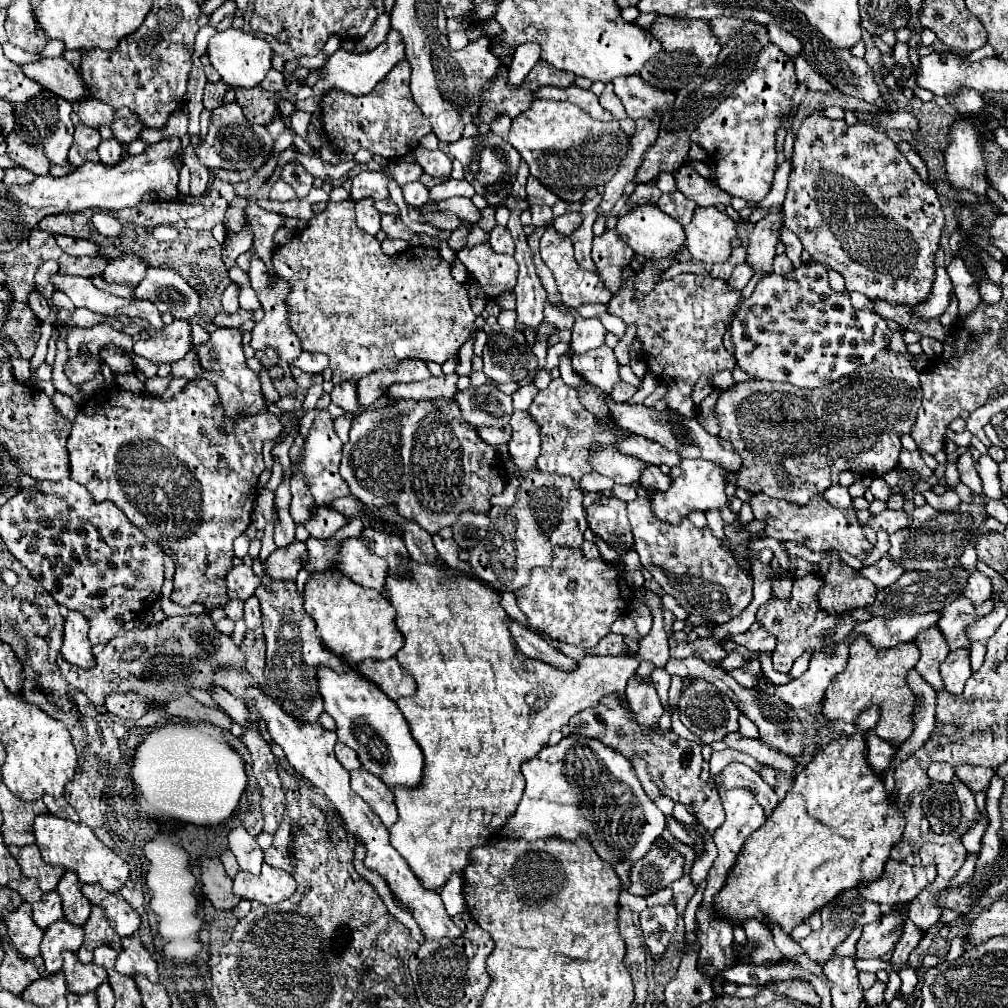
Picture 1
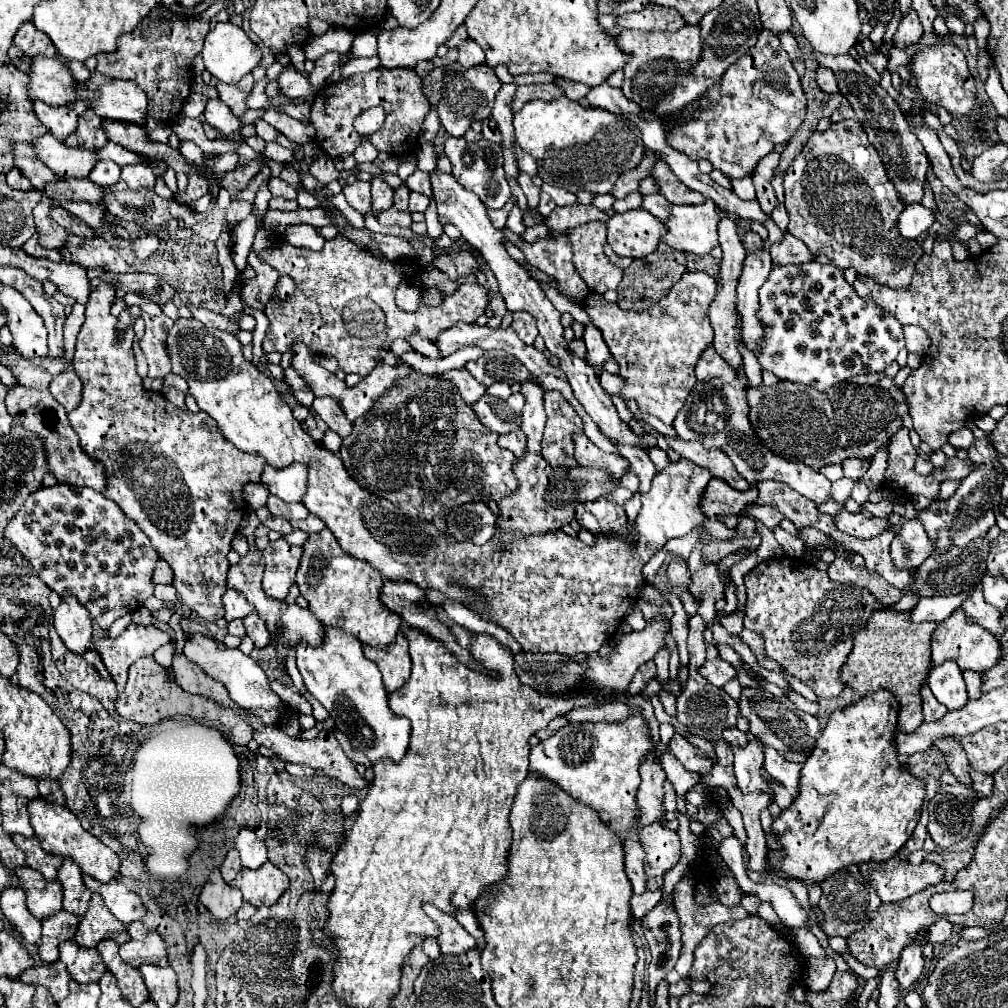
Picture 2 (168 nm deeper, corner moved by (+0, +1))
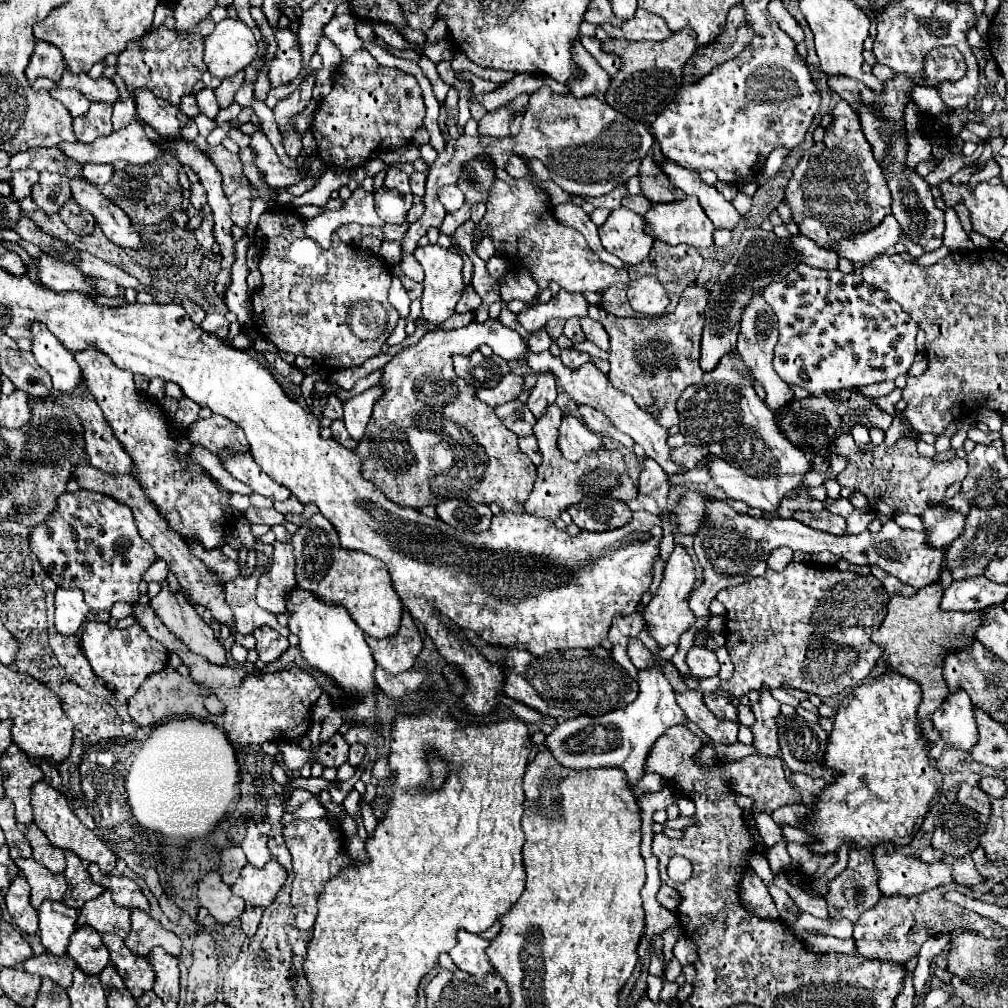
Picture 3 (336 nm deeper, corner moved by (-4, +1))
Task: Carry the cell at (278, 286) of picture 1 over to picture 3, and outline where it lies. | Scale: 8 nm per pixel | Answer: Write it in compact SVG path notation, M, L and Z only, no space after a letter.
M377 385L377 387L371 387L363 393L359 393L357 397L353 399L347 399L343 403L343 409L345 409L345 427L349 431L349 435L359 441L365 433L365 427L369 423L369 417L371 417L371 409L379 397L379 393L383 393L383 389Z

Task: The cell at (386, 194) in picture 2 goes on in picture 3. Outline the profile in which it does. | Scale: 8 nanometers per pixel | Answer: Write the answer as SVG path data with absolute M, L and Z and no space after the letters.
M395 165L387 169L387 179L385 179L385 187L395 187L401 193L409 193L409 175L403 173L401 169L397 169Z

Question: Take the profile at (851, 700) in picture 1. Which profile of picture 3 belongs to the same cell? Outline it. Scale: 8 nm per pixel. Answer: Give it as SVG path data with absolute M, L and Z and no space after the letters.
M935 581L915 593L915 597L901 597L895 595L889 601L889 611L885 621L881 623L879 631L873 633L873 643L883 645L883 657L891 671L897 671L913 681L917 681L923 689L923 701L919 705L919 717L931 715L943 699L947 699L949 689L943 681L943 655L947 651L959 651L977 641L975 633L983 625L985 611L971 611L971 613L955 613L955 611L941 611L939 603L943 597L941 583Z

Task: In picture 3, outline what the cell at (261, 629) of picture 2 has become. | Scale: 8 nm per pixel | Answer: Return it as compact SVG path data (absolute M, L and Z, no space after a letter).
M263 625L259 627L255 633L255 639L257 639L257 653L259 653L259 659L269 665L273 661L277 661L287 649L289 649L289 641L285 637L281 637L275 629Z

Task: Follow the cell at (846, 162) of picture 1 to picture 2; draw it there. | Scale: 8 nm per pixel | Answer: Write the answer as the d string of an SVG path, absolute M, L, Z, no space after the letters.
M843 119L823 133L813 131L803 151L785 171L785 207L789 213L789 233L801 239L813 255L829 257L839 269L853 267L857 277L871 277L875 283L891 289L905 289L911 283L915 265L923 257L923 247L917 241L905 241L905 237L899 237L899 229L895 231L895 221L905 205L899 201L885 165L859 121Z

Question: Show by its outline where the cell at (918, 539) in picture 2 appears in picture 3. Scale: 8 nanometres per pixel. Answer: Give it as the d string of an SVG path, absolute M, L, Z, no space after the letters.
M943 505L929 507L923 513L923 525L929 533L929 543L935 547L949 545L953 539L957 539L963 533L965 527L965 515L951 511Z

